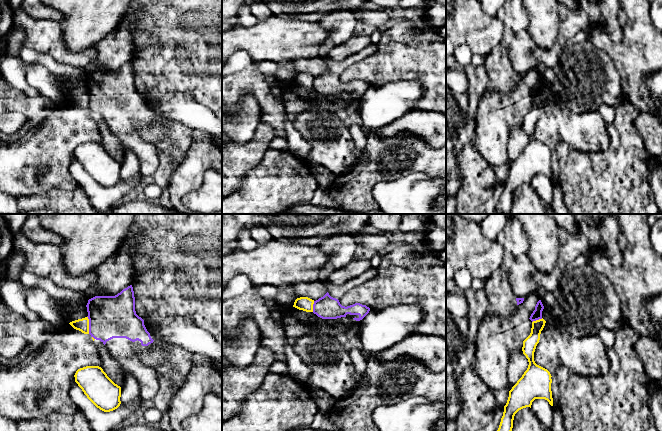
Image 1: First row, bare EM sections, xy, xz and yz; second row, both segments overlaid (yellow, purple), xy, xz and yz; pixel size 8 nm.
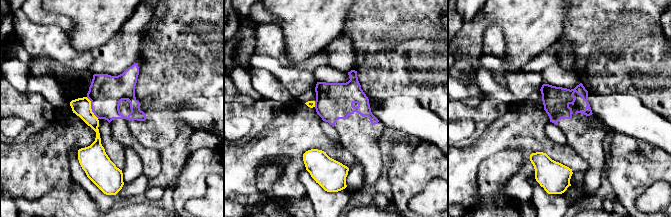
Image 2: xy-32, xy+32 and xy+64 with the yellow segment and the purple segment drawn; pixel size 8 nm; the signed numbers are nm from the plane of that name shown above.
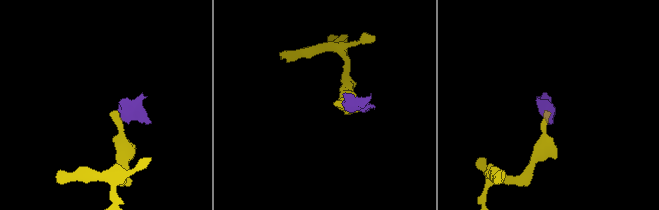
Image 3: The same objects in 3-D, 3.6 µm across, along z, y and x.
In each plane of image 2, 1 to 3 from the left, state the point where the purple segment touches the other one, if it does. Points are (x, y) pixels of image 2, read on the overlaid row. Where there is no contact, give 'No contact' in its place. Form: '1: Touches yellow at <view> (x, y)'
1: Touches yellow at xy-32 (90, 108)
2: Touches yellow at xy+32 (314, 104)
3: No contact

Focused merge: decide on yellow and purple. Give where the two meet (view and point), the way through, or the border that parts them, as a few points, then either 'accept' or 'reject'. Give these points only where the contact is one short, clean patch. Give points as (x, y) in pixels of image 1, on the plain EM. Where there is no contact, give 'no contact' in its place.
contact xy (88, 101); border xy (87, 92), (89, 109); reject

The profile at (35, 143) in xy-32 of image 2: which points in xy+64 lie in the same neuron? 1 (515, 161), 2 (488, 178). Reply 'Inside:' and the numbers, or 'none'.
Inside: none

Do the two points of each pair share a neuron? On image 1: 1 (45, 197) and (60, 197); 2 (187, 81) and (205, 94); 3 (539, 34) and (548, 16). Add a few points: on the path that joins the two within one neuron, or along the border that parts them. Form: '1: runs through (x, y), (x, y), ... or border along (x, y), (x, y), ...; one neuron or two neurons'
1: runs through (49, 197), (56, 197); one neuron
2: runs through (191, 84), (196, 85), (201, 90); one neuron
3: runs through (543, 30), (544, 20); one neuron

